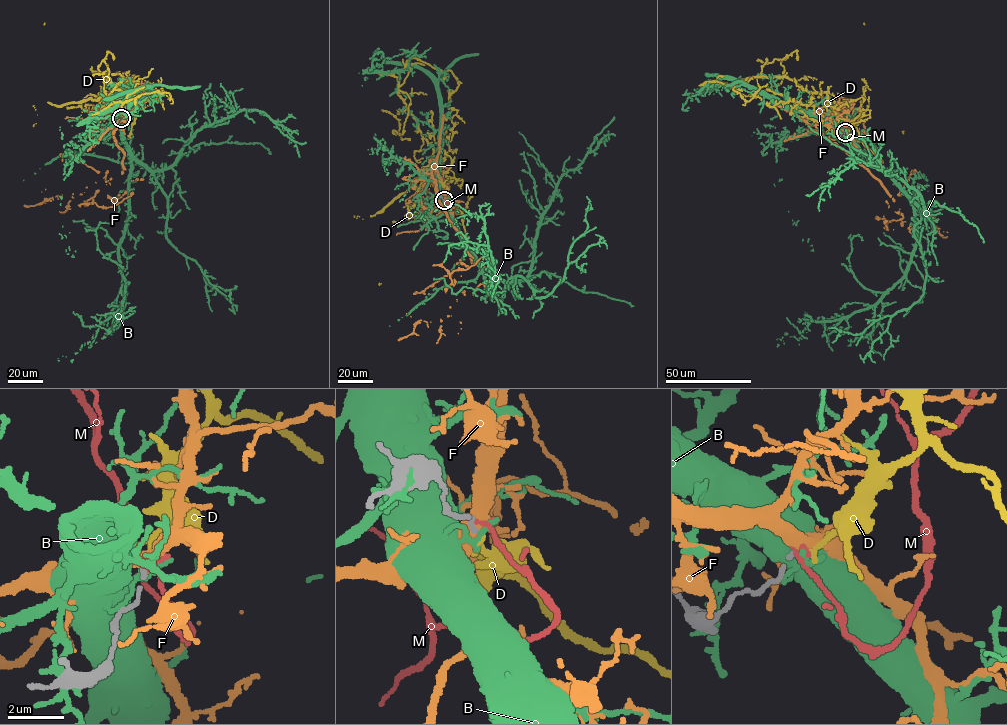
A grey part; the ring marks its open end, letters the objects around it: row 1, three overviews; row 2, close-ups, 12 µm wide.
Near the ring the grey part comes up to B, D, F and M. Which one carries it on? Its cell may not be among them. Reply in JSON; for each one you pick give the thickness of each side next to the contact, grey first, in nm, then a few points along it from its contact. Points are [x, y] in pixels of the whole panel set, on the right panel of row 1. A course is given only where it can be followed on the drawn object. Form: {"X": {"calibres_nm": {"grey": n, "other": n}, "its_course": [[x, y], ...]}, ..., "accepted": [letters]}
{"D": {"calibres_nm": {"grey": 140, "other": 180}, "its_course": [[845, 132], [852, 123], [825, 93], [785, 77], [742, 79], [741, 94], [781, 82], [787, 56], [756, 60]]}, "accepted": ["D"]}

